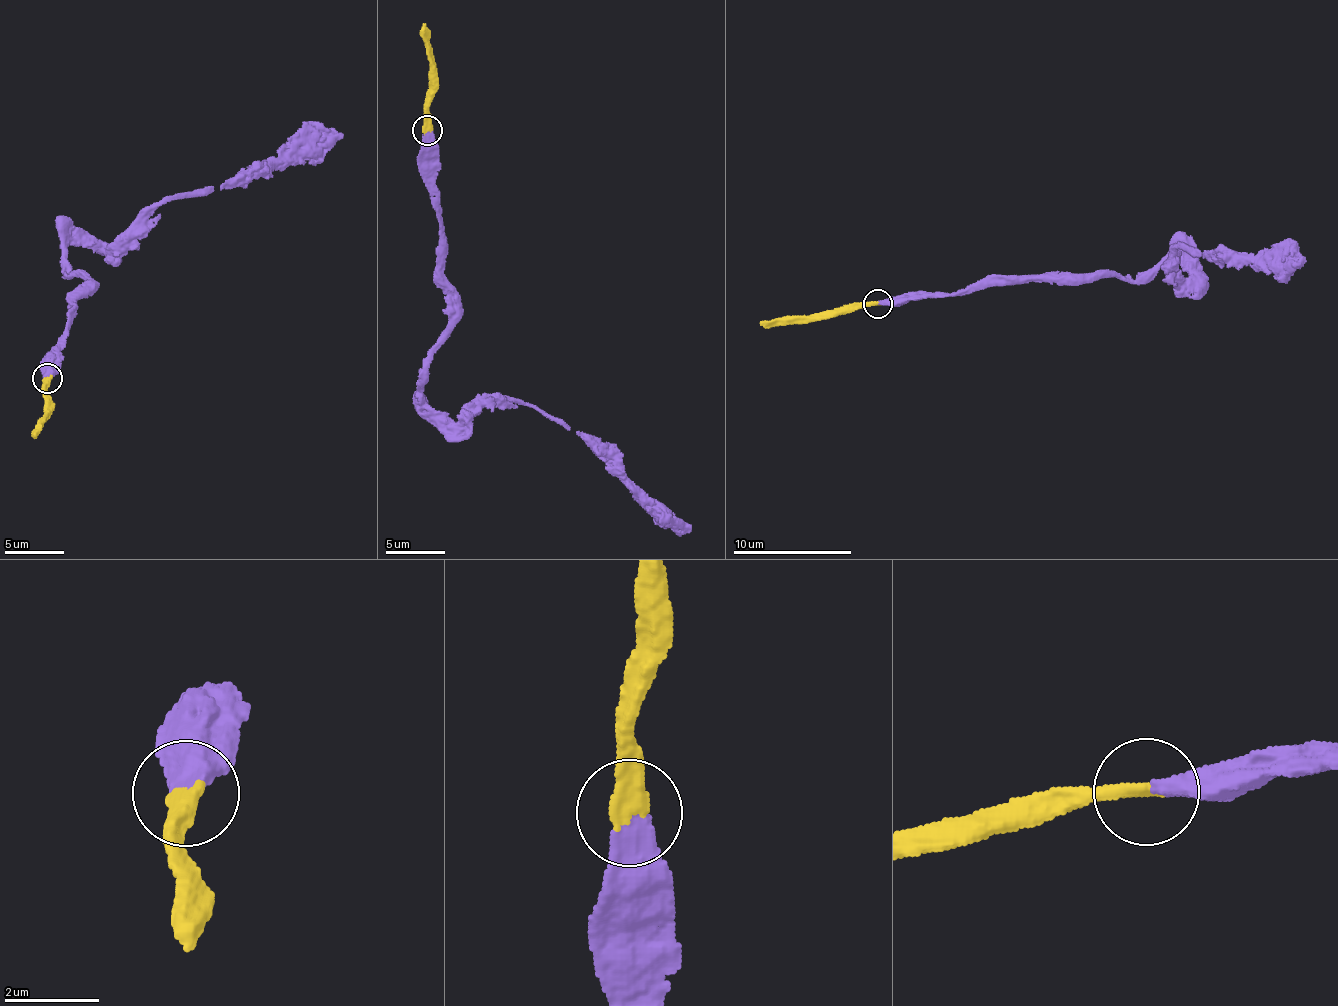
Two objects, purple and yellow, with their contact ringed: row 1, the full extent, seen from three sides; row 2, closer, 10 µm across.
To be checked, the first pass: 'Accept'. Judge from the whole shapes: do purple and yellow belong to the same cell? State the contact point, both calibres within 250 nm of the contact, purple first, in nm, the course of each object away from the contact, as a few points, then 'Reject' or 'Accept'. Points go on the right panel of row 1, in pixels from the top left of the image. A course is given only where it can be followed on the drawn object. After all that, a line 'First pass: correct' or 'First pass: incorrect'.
Place: (877, 304). Thickness 440 nm (purple) against 380 nm. Course of purple: (880, 303), (994, 284), (1129, 281), (1165, 263), (1191, 277), (1174, 269), (1179, 247), (1286, 274), (1299, 265). Course of yellow: (877, 303), (790, 316), (761, 325). Accept
First pass: correct

